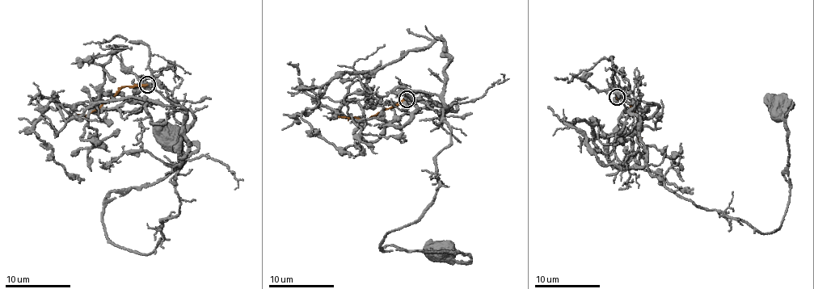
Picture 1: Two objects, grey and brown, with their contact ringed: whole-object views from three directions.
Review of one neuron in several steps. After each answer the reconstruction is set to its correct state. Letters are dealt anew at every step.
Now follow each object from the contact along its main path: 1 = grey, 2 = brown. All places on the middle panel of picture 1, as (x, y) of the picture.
1: (406, 98), (448, 107), (451, 144), (430, 207), (380, 250), (455, 251), (439, 249)
2: (406, 98), (362, 119), (339, 116)

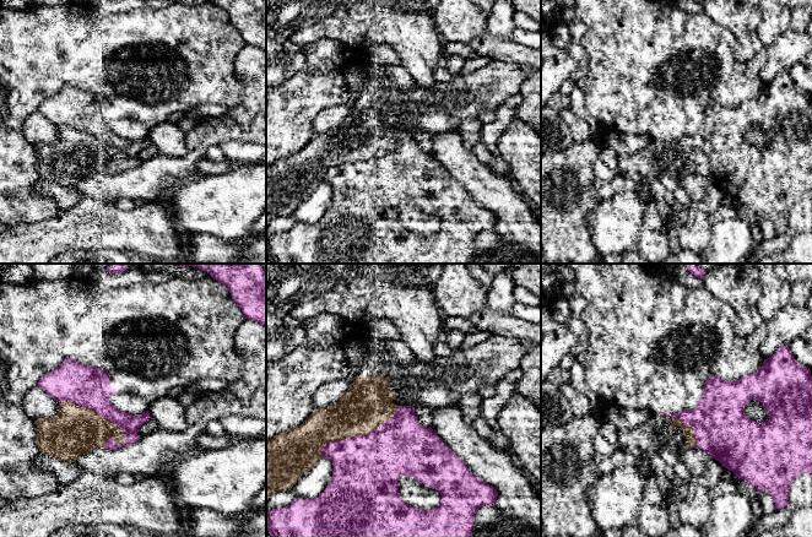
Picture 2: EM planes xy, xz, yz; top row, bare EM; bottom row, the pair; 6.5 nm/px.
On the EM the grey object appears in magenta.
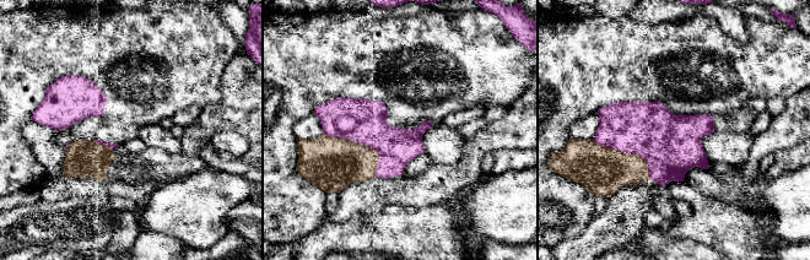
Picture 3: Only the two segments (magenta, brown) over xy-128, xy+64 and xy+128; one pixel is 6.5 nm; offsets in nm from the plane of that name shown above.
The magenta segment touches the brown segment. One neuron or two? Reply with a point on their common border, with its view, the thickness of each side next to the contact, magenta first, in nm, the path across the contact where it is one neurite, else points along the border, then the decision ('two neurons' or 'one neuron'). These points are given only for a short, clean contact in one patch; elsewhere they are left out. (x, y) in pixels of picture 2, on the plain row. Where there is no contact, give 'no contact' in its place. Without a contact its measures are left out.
meets magenta in xy at (96, 136); 280 nm thick on the magenta side, 320 nm on the other; two neurons

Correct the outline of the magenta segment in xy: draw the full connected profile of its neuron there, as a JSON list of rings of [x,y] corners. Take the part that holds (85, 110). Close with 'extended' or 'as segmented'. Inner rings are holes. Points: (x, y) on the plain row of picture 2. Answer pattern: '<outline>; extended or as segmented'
[[[66,85],[53,97],[38,107],[38,112],[53,125],[71,126],[79,131],[92,134],[103,143],[118,151],[125,164],[121,172],[136,168],[141,151],[151,143],[148,136],[141,141],[131,141],[119,136],[108,123],[115,121],[110,112],[110,101],[102,94]]]; as segmented

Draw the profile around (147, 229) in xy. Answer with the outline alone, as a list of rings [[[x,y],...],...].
[[[81,197],[69,210],[58,212],[47,219],[36,223],[17,224],[0,233],[0,264],[49,264],[64,253],[74,250],[115,249],[126,254],[139,254],[144,257],[173,264],[182,261],[183,245],[179,240],[180,230],[174,226],[172,215],[161,201],[144,202],[132,210],[119,210],[114,204],[102,204],[93,197]]]

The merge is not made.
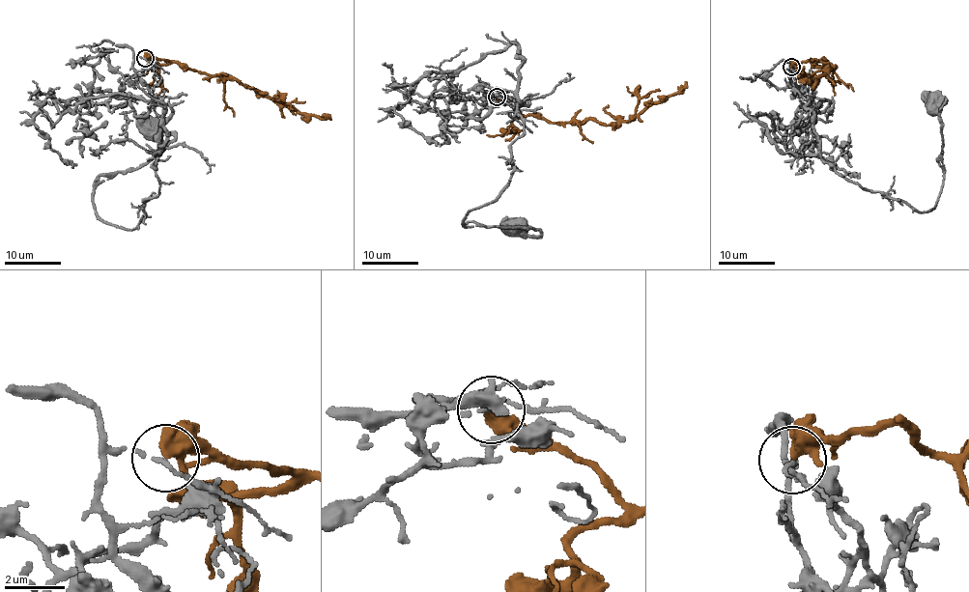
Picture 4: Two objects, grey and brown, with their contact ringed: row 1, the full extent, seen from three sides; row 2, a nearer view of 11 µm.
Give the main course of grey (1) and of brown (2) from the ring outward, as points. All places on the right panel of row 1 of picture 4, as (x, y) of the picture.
1: (791, 67), (794, 89), (815, 115), (822, 158), (926, 212), (943, 184), (932, 104)
2: (791, 67), (812, 59), (823, 62), (824, 58), (822, 61), (831, 63), (831, 70), (815, 80), (799, 82)

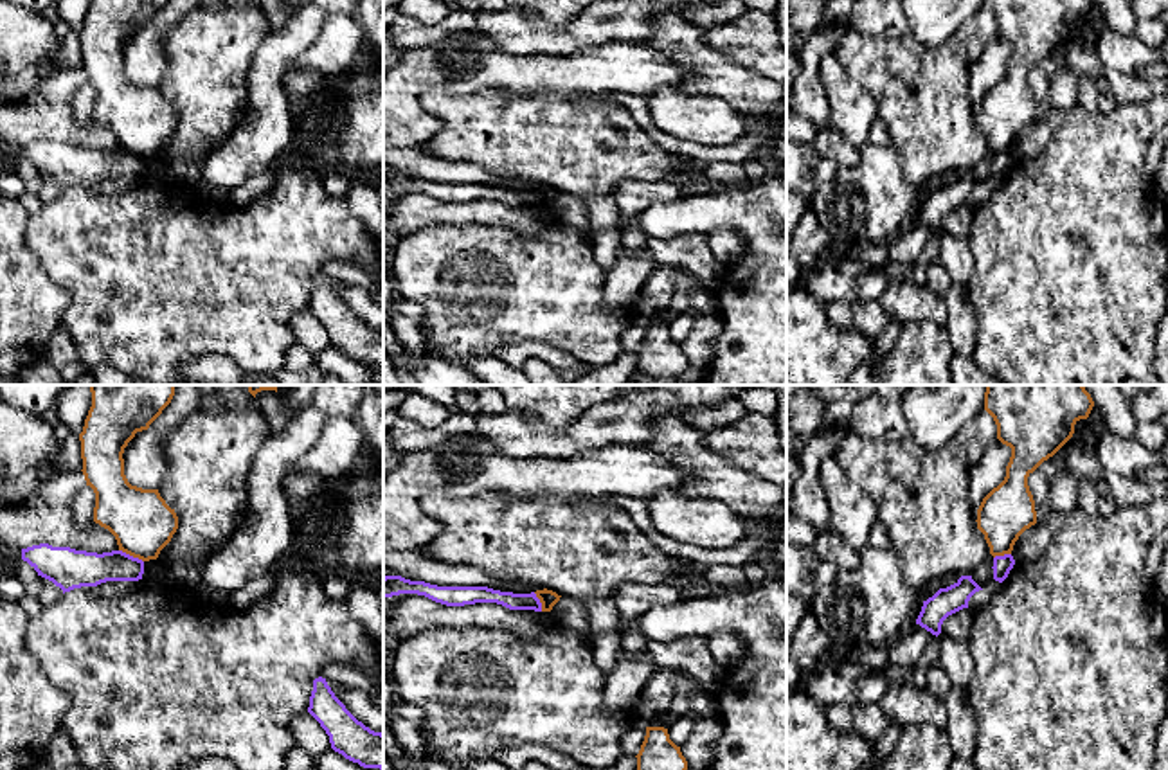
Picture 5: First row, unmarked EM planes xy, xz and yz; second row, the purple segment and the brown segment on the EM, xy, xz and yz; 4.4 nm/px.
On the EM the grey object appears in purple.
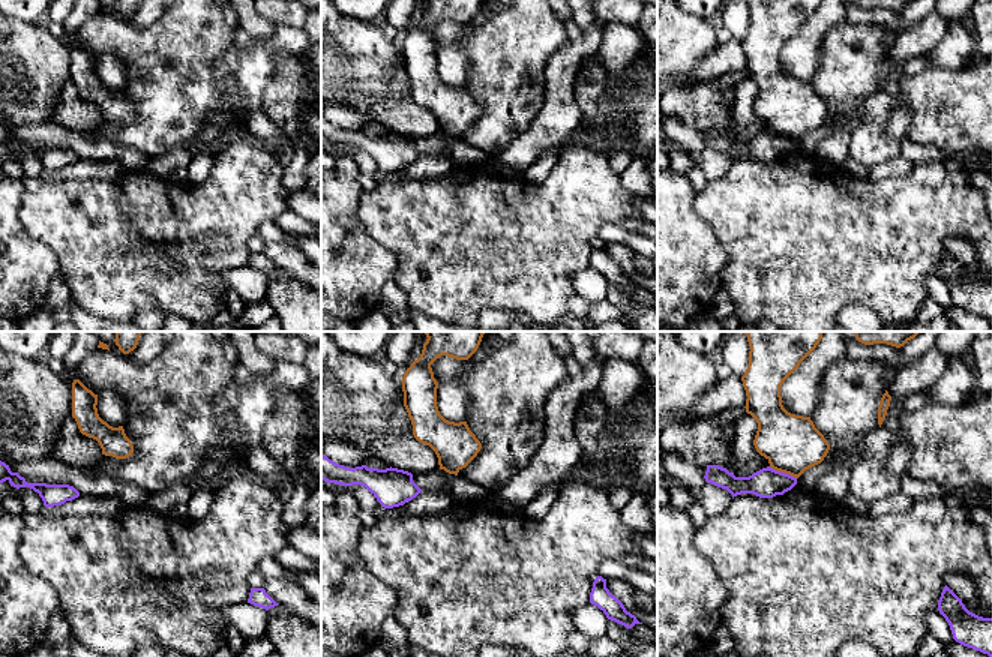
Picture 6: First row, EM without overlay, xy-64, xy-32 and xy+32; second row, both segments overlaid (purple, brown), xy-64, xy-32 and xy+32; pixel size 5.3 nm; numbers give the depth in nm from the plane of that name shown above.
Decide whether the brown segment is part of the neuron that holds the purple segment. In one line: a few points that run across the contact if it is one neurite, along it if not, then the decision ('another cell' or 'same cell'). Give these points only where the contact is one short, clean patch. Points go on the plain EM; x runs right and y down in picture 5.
line xy (119, 146), (143, 159); another cell

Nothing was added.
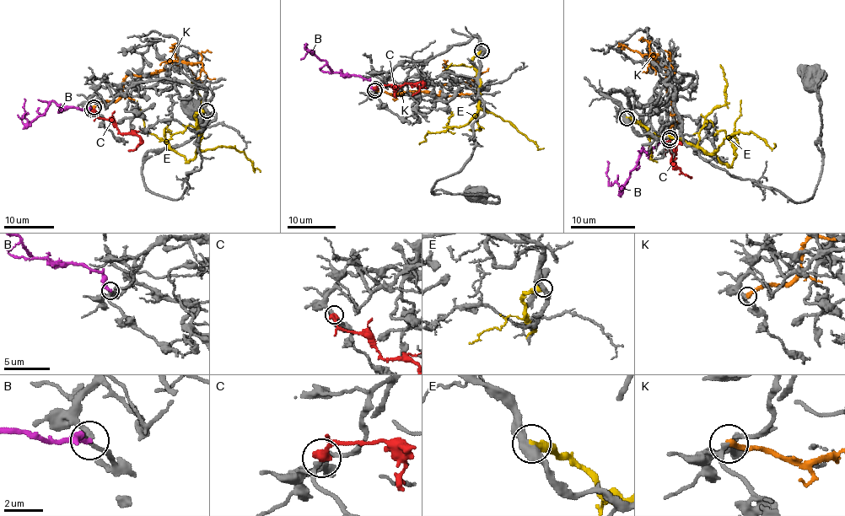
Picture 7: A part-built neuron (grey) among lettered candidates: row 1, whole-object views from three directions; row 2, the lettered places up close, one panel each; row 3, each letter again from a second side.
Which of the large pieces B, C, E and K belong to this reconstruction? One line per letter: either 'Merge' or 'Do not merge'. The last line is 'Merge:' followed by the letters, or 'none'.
B: Do not merge
C: Merge
E: Do not merge
K: Do not merge
Merge: C

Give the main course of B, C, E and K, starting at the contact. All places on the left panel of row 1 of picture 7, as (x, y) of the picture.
B: (93, 109), (61, 108), (51, 102), (46, 111), (30, 121), (22, 117), (24, 99)
C: (94, 109), (96, 115), (108, 119), (122, 134), (139, 137), (140, 144), (128, 151)
E: (206, 110), (195, 116), (201, 134), (197, 153), (188, 162), (144, 128), (137, 100)
K: (94, 108), (117, 99), (128, 75), (146, 76), (159, 72), (170, 61), (200, 61), (208, 77), (215, 79)

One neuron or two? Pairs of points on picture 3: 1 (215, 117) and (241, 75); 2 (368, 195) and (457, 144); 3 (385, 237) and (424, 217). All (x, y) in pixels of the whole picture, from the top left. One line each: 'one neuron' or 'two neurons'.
1: one neuron
2: two neurons
3: one neuron

